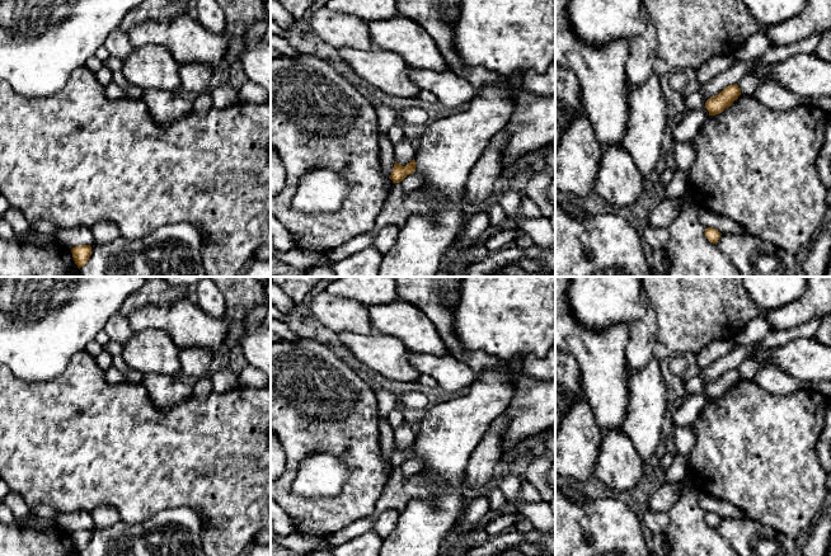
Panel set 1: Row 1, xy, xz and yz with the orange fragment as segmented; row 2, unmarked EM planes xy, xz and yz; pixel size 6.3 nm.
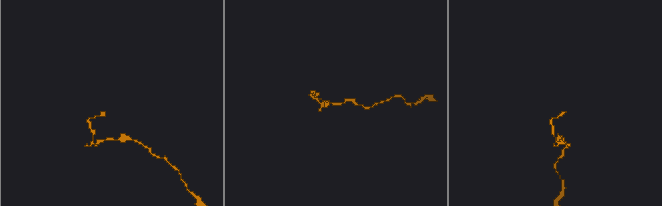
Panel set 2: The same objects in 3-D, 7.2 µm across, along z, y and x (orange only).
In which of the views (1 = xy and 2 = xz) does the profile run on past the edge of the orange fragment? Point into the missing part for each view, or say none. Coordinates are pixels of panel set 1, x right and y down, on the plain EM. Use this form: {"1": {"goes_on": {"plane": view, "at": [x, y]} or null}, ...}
{"1": {"goes_on": null}, "2": {"goes_on": null}}

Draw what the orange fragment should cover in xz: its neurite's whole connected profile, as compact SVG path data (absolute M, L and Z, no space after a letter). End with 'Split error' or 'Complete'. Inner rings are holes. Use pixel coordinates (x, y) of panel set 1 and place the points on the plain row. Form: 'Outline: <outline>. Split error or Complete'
Outline: M413 443L405 451L402 451L395 446L390 463L393 467L400 467L407 460L413 458L416 456L416 444Z. Complete

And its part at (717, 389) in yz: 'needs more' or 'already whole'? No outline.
already whole

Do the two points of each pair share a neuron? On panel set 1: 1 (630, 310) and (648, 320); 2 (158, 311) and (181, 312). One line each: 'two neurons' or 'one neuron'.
1: two neurons
2: one neuron

